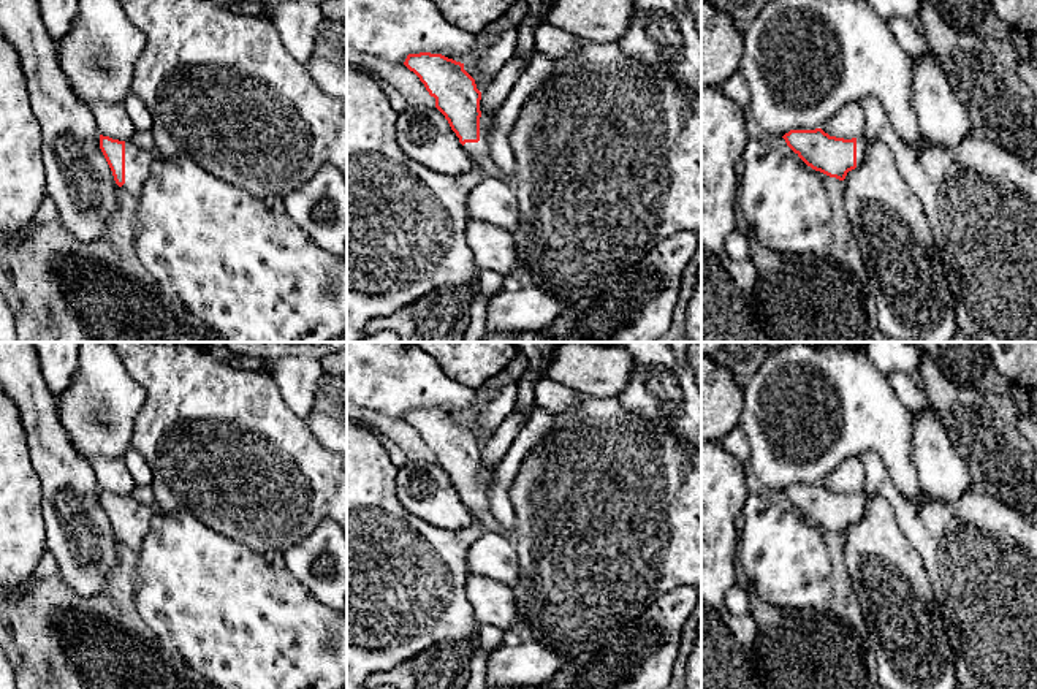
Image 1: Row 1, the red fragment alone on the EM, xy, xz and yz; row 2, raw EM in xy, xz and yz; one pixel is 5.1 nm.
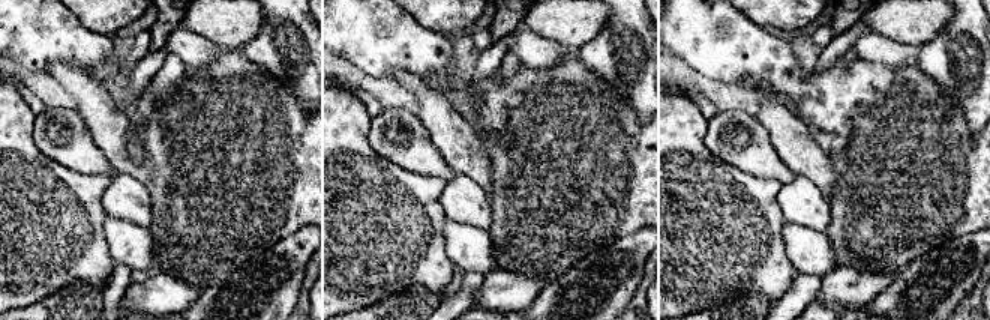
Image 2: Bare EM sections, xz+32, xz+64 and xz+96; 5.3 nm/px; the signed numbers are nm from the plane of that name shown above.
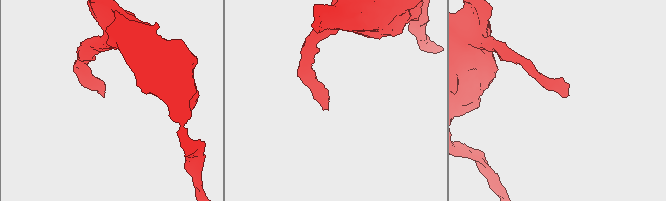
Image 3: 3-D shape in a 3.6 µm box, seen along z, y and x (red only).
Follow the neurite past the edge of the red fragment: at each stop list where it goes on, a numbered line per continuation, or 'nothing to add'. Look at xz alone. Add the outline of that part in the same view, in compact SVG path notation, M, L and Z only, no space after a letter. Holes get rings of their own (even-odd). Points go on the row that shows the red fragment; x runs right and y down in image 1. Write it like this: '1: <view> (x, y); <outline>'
1: xz (478, 151); M481 114L480 117L480 141L465 143L462 147L478 163L483 176L497 176L500 181L513 187L515 174L503 174L499 166L494 163L489 154L489 130L492 124L492 116Z

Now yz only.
1: yz (862, 144); M857 138L857 166L863 163L866 155L868 143L864 138Z

